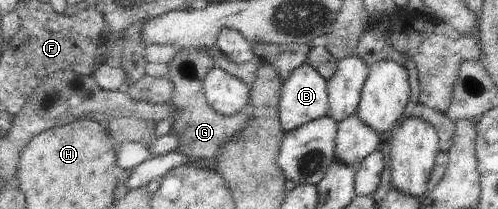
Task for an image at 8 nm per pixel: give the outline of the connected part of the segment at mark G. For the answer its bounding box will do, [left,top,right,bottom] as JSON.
[167,46,254,159]

